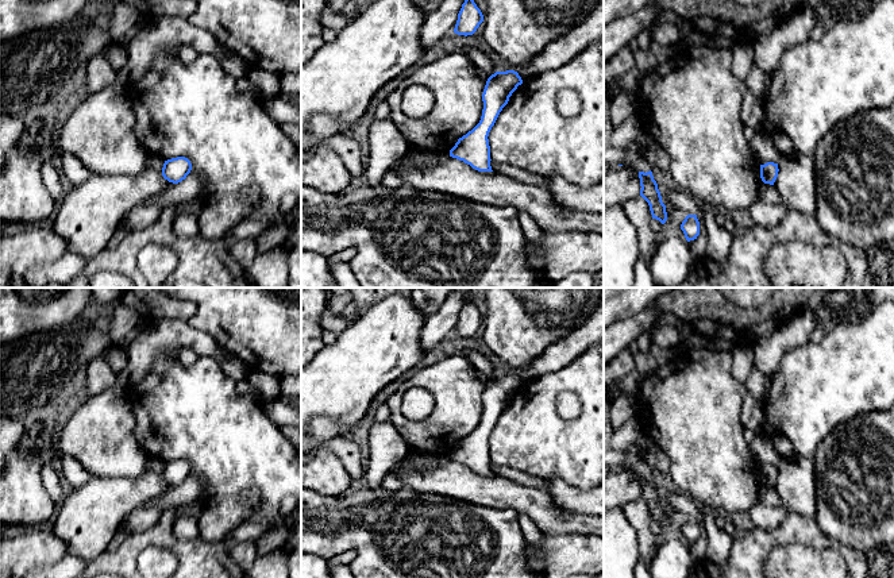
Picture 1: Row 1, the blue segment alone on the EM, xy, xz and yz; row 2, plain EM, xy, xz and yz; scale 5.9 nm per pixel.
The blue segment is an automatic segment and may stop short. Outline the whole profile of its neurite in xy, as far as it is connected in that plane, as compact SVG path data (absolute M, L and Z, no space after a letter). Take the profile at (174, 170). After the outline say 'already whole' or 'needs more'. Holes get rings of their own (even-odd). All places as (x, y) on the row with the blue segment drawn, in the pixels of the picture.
M177 157L165 161L162 167L162 176L165 180L173 184L178 184L186 178L192 170L192 163L185 157Z; already whole

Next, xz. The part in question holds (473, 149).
M515 70L496 72L488 78L482 93L481 120L471 131L458 139L450 150L450 157L463 161L478 172L493 172L488 136L509 97L521 84L523 80Z; already whole

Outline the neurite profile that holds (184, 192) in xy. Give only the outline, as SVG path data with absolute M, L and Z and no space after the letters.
M189 173L186 178L182 180L181 182L178 184L170 182L166 190L162 194L154 197L151 203L159 204L162 207L166 205L176 207L180 204L193 201L199 196L199 192L200 178L196 174Z

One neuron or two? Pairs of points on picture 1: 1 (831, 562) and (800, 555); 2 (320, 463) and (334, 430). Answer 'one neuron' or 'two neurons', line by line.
1: one neuron
2: one neuron

